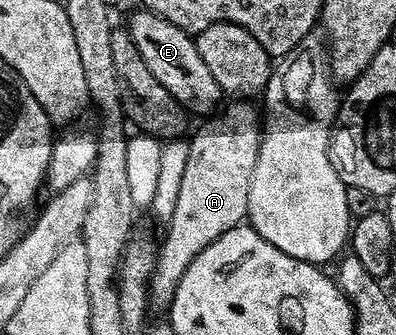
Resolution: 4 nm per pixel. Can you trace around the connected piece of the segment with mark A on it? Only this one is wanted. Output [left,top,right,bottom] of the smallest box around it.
[152,108,260,306]

